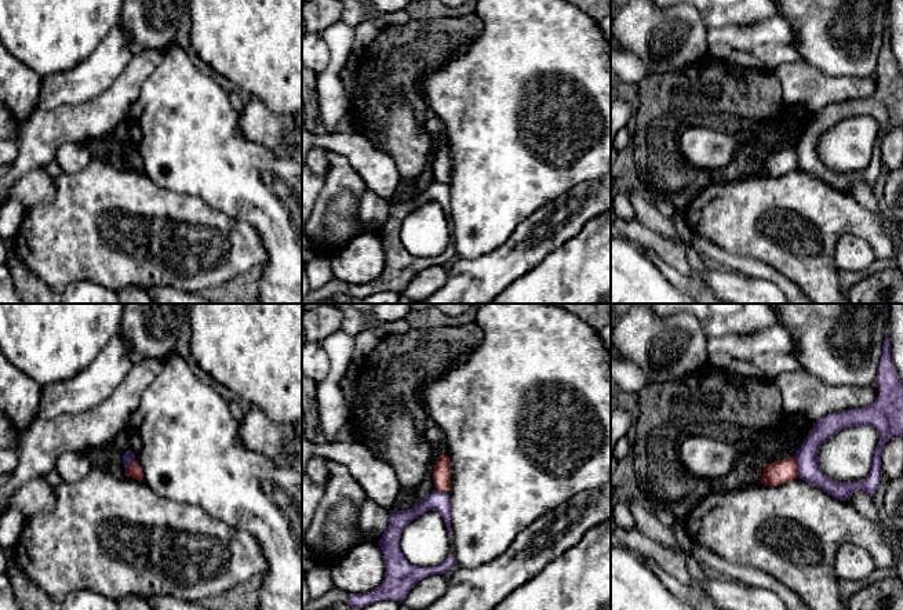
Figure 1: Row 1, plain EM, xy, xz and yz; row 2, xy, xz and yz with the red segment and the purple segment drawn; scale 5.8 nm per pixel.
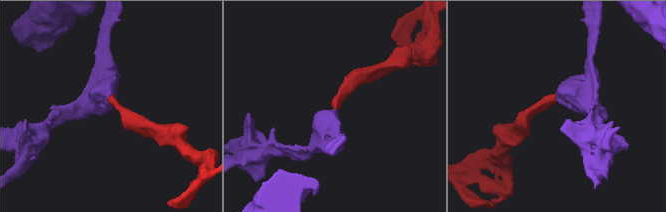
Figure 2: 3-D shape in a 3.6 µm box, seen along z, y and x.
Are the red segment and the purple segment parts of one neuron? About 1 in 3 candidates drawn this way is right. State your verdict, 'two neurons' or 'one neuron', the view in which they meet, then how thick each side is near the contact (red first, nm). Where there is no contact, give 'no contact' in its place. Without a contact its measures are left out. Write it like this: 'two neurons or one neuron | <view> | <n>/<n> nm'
two neurons | yz | 140/130 nm

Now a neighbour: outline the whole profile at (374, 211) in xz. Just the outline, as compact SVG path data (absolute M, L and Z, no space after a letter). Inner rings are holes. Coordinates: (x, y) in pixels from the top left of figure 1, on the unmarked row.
M369 189L365 190L360 201L360 221L367 232L375 235L383 228L389 218L390 200L376 196Z

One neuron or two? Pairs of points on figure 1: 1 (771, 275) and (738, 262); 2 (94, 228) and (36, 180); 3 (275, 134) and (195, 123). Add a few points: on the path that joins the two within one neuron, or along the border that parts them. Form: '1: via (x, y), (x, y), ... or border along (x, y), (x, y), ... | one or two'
1: via (763, 271), (746, 265) | one
2: border along (55, 177), (55, 195), (47, 203), (26, 210) | two
3: border along (239, 113), (240, 131), (248, 140), (266, 148) | two

